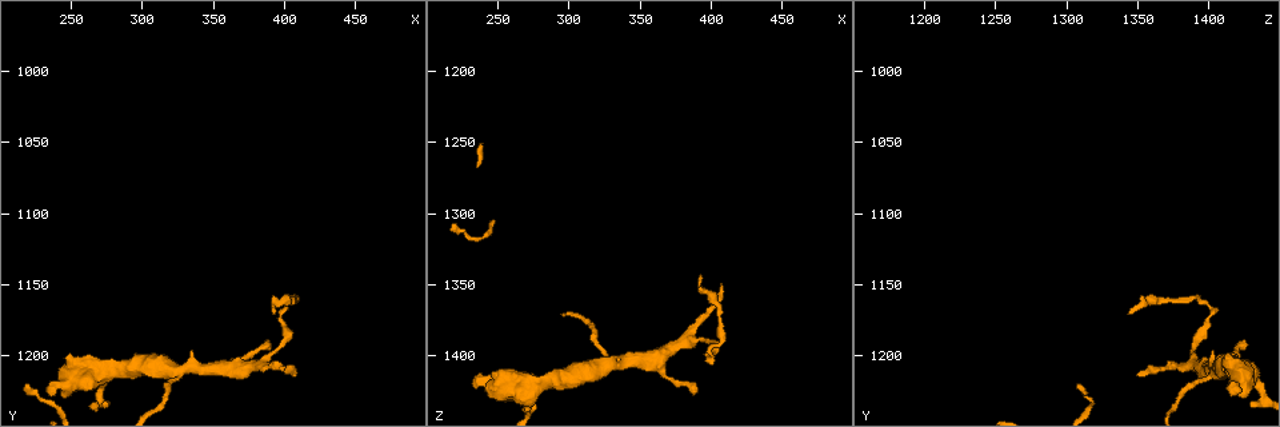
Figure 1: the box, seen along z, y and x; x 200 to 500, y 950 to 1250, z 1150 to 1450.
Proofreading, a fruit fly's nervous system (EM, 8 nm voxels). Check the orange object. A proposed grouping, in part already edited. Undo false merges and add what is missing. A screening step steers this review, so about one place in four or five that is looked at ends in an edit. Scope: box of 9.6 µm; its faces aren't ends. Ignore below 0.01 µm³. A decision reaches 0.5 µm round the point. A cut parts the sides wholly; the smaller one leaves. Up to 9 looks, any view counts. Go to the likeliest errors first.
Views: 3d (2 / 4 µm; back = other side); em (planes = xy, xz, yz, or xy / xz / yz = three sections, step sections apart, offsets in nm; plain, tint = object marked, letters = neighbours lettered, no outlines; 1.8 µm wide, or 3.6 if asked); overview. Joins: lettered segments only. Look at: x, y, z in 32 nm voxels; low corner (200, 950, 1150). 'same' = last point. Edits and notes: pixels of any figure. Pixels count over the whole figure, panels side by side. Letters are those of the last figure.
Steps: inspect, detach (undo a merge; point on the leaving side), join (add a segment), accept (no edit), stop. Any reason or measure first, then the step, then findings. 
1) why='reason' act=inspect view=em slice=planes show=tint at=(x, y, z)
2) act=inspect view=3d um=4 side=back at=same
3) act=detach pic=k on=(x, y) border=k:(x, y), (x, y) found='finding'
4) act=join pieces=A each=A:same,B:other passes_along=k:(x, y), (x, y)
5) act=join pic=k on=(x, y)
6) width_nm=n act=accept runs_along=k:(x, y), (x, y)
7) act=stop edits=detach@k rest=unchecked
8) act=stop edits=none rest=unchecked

why='branch stops here' act=inspect view=em slice=xy step=4 show=plain at=(394, 1170, 1346)

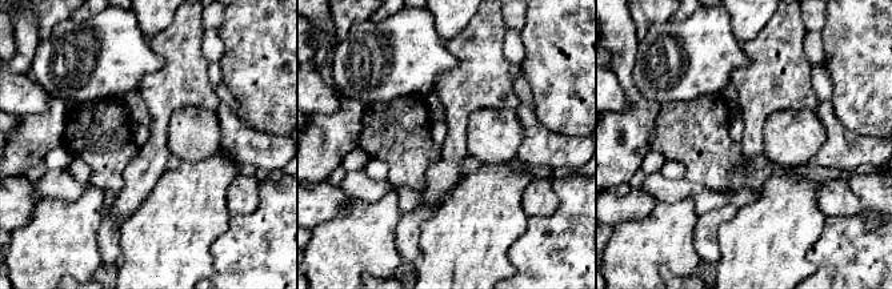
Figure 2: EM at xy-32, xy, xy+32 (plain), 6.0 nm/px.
why='where the object lies' act=inspect view=em slice=xy step=4 show=tint at=same

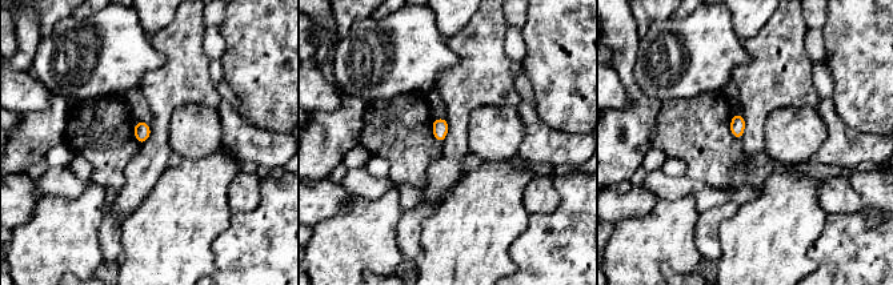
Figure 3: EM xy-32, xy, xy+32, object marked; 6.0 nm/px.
act=inspect view=em slice=xy step=4 show=letters at=same

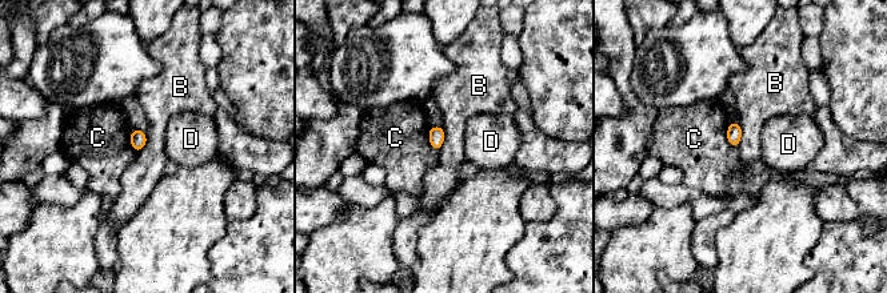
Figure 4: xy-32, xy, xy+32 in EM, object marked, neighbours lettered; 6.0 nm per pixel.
act=accept each=B:other,C:other,D:other border=4:(736, 121), (740, 128), (738, 147) found='none of them fits'

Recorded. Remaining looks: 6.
why='thin end' act=inspect view=em slice=planes show=letters at=(388, 1192, 1426)

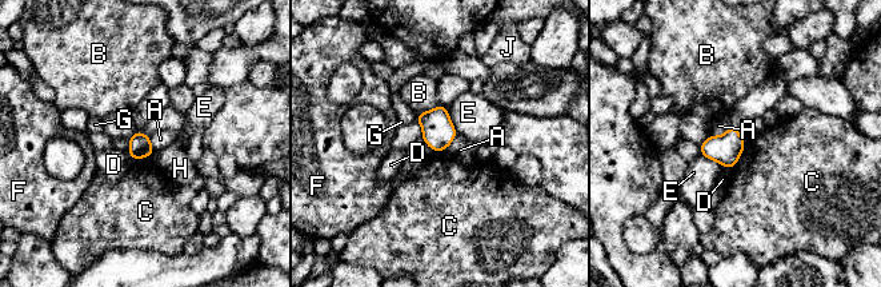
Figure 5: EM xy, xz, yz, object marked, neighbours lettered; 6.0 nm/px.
width_nm=130 act=accept each=A:other,B:other,C:other,D:other,E:other,F:other,G:other,H:other,J:other border=5:(747, 143), (732, 168) found='no lettered segment goes on from it'

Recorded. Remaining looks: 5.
act=inspect view=3d um=2 at=(320, 1208, 1408)

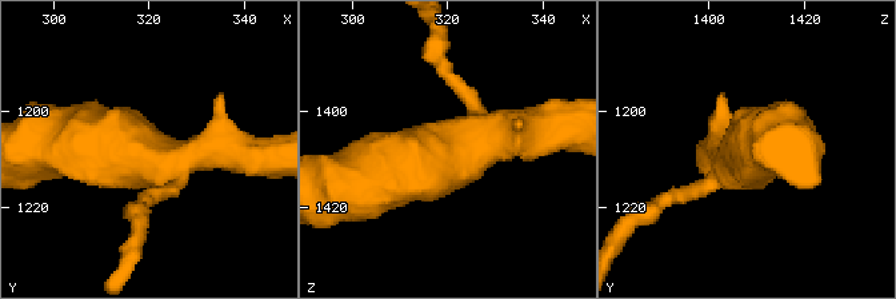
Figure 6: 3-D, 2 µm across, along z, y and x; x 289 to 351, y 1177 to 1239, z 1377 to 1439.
arms=3 why='shape alone is not enough' act=inspect view=em slice=planes show=letters at=(321, 1208, 1411)

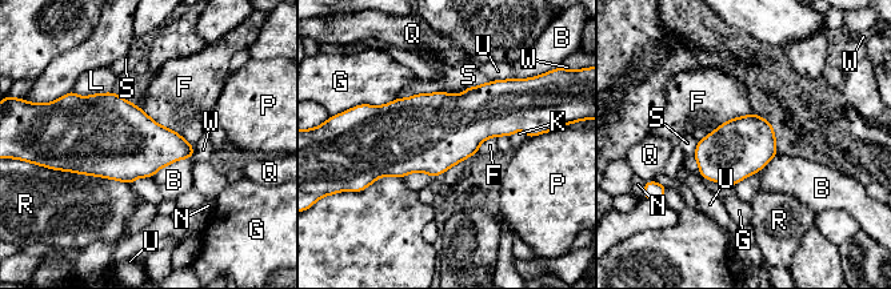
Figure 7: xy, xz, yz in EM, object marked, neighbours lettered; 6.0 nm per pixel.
act=accept each=B:other,F:other,G:other,K:other,L:other,N:other,P:other,Q:other,R:other,S:other,U:other,W:other border=7:(136, 105), (194, 148) found='continuous, no second cell'

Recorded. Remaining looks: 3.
why='thick end' act=inspect view=em um=3.6 slice=xy step=8 show=tint at=(248, 1198, 1414)

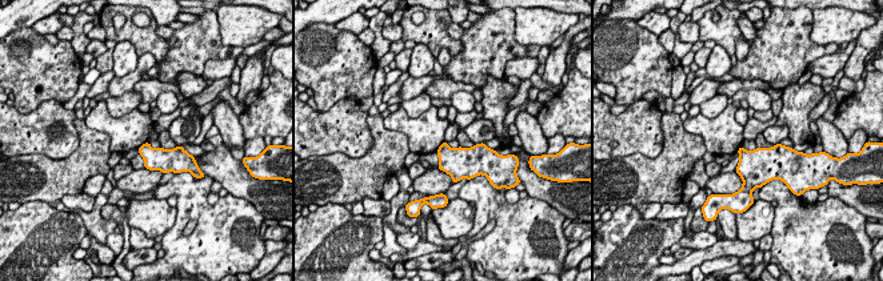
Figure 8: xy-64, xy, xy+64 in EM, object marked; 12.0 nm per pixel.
why='cut it another way' act=inspect view=em um=3.6 slice=planes show=letters at=same

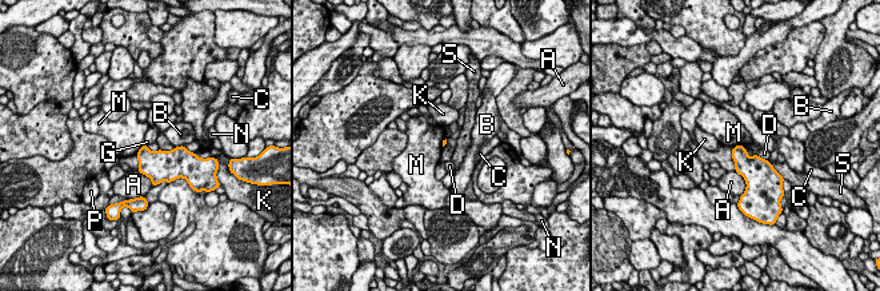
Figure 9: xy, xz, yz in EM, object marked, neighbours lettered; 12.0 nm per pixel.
act=accept each=A:other,B:other,C:other,D:other,G:other,K:other,M:other,N:other,P:other,S:other border=9:(144, 143), (135, 154) found='no lettered segment goes on from it'

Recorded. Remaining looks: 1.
act=stop edits=none rest=unchecked

